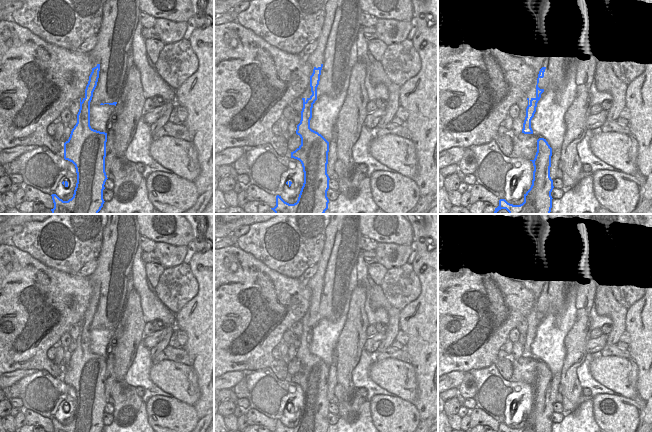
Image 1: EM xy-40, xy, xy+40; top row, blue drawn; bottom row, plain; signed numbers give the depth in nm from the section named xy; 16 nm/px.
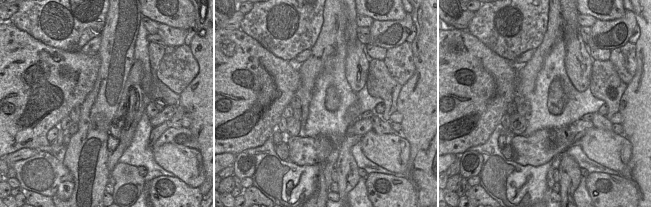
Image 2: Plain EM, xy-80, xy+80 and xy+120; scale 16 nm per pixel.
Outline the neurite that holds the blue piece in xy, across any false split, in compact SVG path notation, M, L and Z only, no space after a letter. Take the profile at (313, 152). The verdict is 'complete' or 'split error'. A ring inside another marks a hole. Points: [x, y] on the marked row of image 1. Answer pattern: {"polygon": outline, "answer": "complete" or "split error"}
{"polygon": "M328 0L325 5L325 19L318 45L306 59L311 65L310 82L302 94L303 108L301 120L297 125L296 134L301 138L301 145L293 152L291 158L301 162L304 172L304 183L298 200L294 204L285 202L276 196L276 206L271 208L275 214L324 214L328 209L329 176L327 174L329 142L318 132L310 128L312 108L321 95L331 98L338 97L343 91L348 69L357 62L357 34L361 26L361 7L359 0Z", "answer": "split error"}

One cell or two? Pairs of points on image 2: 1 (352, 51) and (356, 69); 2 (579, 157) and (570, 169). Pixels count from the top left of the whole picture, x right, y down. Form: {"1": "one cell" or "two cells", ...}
{"1": "one cell", "2": "two cells"}

